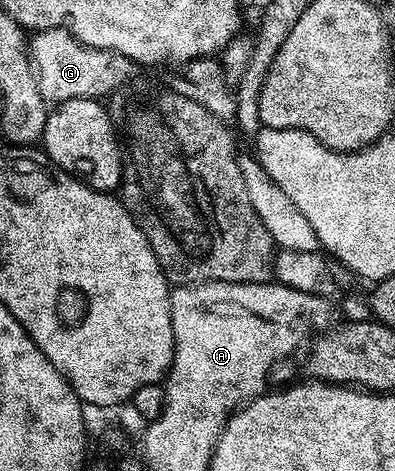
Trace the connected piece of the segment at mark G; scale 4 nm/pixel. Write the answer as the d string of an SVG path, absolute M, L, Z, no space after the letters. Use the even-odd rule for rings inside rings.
M51 28L46 32L36 32L33 37L30 40L30 59L40 81L42 98L52 106L78 98L111 97L112 93L127 85L125 83L136 70L135 63L124 55L88 47L70 35L67 28Z

